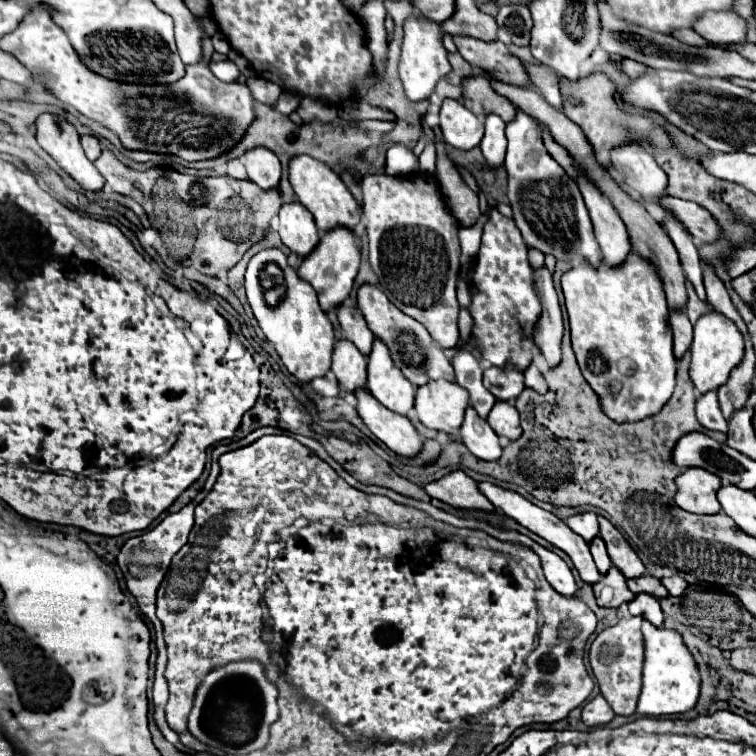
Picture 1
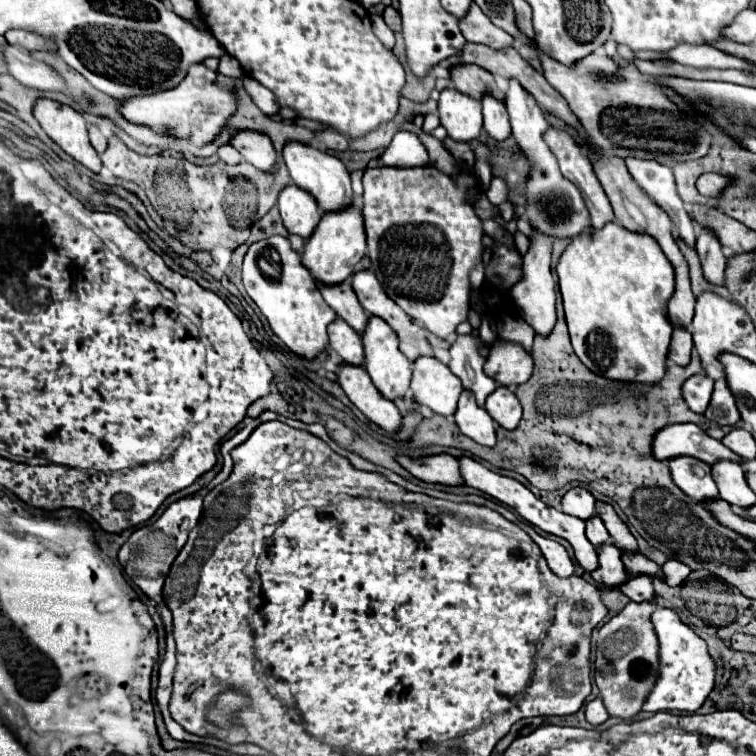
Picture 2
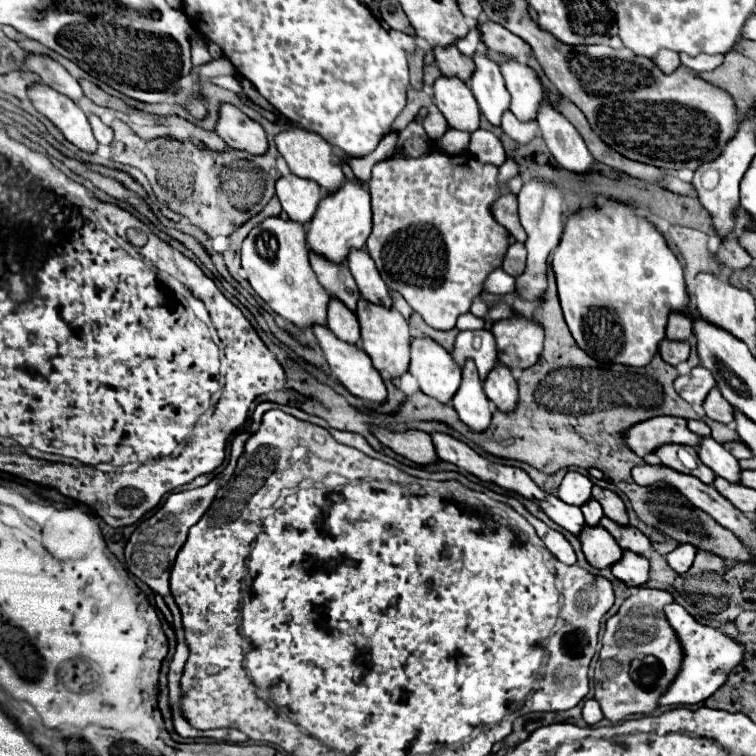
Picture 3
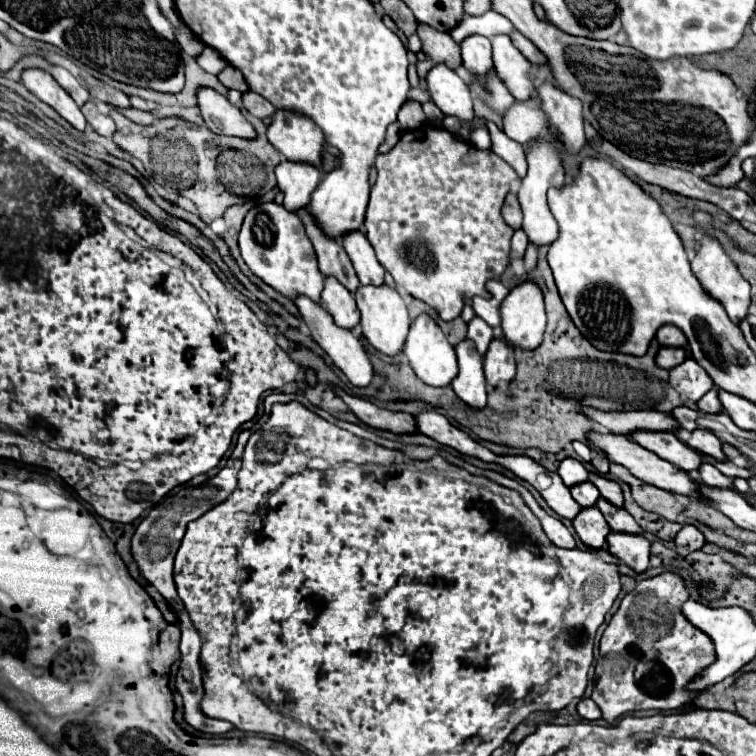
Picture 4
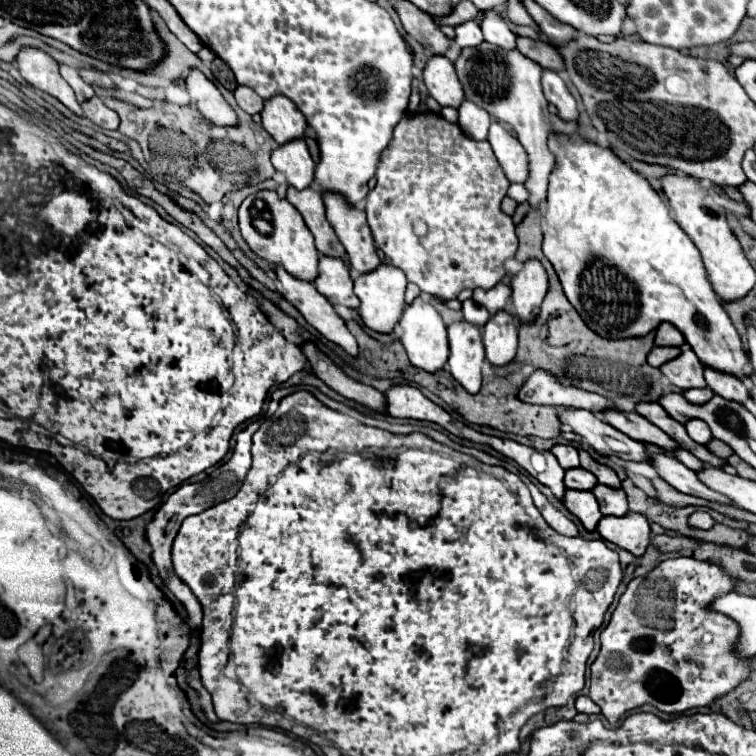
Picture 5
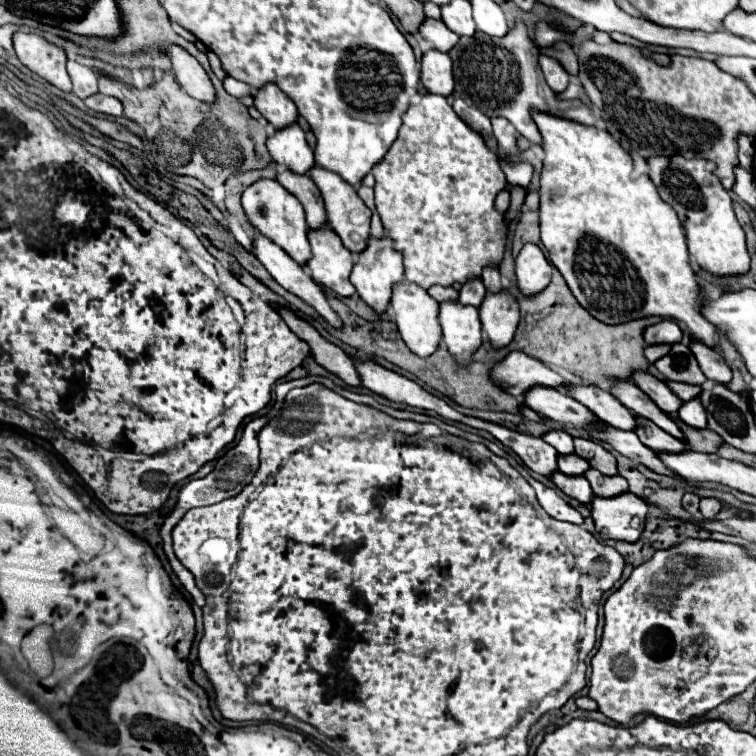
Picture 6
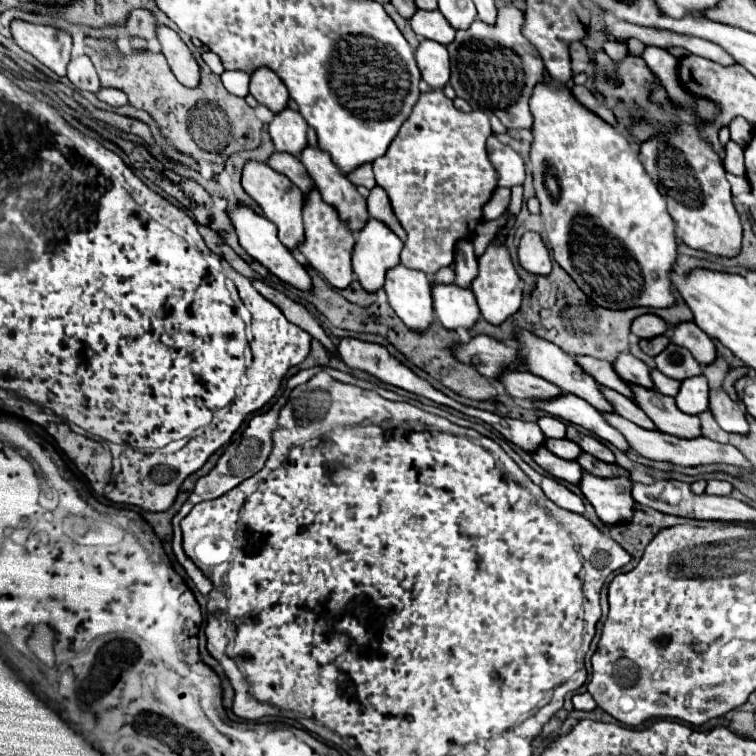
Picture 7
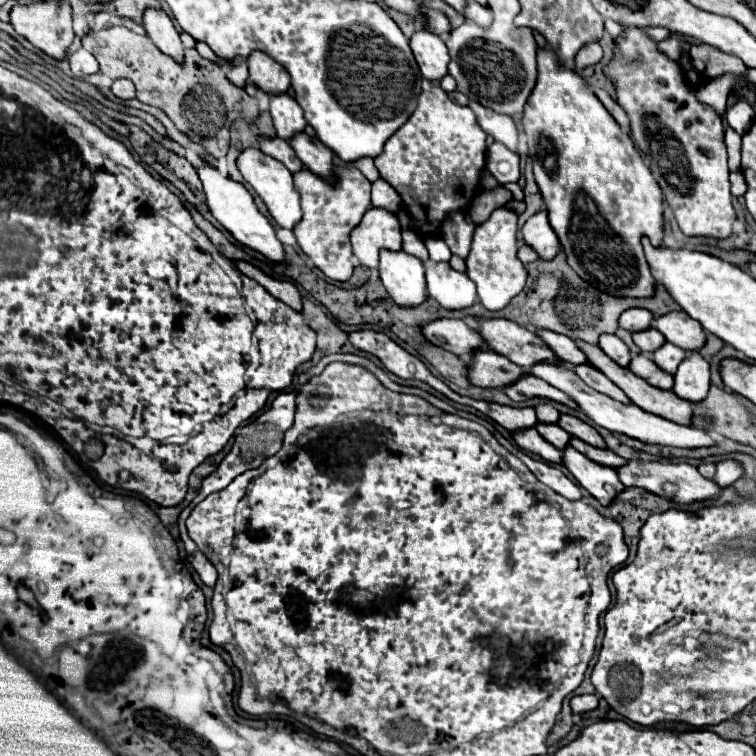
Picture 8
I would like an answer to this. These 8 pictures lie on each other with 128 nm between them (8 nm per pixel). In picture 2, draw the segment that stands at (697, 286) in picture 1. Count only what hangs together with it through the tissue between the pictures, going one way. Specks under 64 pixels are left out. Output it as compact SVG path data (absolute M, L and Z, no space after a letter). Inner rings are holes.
M628 158L624 162L626 162L632 178L638 182L638 186L656 202L656 206L660 206L670 216L672 224L676 226L678 238L688 248L696 248L694 224L684 208L684 202L680 200L680 196L676 192L672 170L664 164L658 164L656 160Z

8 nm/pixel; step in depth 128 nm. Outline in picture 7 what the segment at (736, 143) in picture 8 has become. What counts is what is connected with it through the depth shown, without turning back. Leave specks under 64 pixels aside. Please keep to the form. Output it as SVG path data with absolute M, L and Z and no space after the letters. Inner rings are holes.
M728 142L726 144L726 160L724 160L724 166L730 174L736 174L736 176L742 176L746 178L746 168L744 168L744 152L742 148L736 144L736 142Z

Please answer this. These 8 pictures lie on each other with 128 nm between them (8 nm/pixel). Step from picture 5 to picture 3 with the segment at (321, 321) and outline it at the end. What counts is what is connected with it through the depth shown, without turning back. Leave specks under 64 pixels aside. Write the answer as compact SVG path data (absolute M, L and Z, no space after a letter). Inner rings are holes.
M314 326L314 334L322 346L322 352L326 356L326 362L332 370L332 374L338 378L338 382L356 398L362 398L374 406L382 406L388 398L388 392L386 392L386 386L382 382L382 378L374 372L374 366L372 366L372 360L368 358L368 354L364 354L358 346L352 346L352 344L344 344L340 338L336 338L326 326Z

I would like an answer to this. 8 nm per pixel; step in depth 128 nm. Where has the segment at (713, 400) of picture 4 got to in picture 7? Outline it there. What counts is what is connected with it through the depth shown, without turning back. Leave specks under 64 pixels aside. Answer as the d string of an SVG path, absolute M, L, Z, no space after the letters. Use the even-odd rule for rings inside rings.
M652 370L652 380L656 384L656 390L660 390L666 396L676 396L676 392L680 390L680 382L676 382L676 380L660 374L658 370Z

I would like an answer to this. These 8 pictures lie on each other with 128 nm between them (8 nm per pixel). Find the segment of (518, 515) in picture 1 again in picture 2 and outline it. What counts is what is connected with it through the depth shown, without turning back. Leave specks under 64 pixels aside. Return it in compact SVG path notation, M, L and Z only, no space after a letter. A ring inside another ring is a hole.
M468 456L460 458L460 468L462 468L464 482L466 482L468 486L472 486L472 488L484 492L486 496L490 496L490 498L494 498L494 500L498 500L498 502L510 506L510 508L516 510L524 520L528 520L530 524L538 526L540 530L544 530L544 532L548 532L548 534L554 534L554 536L558 536L558 538L568 540L570 546L574 548L574 556L576 556L578 564L580 564L586 572L596 570L596 564L598 564L596 548L592 548L592 544L588 542L588 538L586 538L586 534L584 534L584 522L582 522L582 520L578 520L578 518L574 518L574 516L566 516L564 512L558 512L558 510L546 506L542 500L538 500L538 498L536 498L526 486L522 486L518 480L508 478L508 476L502 476L502 474L496 474L496 472L484 468L480 462L476 462L476 460L468 458Z

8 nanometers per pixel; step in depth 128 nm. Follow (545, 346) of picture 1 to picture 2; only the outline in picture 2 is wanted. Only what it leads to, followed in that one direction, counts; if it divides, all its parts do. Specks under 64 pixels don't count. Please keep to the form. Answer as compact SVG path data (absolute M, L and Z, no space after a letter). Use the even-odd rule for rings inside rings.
M534 230L530 250L524 256L524 280L520 280L510 292L518 308L518 314L534 328L538 336L548 336L548 332L552 332L556 324L556 284L550 270L550 252L552 252L552 238Z

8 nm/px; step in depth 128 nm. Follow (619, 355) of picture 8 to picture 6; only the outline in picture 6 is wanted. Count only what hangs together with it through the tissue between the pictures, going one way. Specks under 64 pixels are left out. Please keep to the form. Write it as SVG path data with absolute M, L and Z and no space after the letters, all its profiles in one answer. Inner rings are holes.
M636 372L634 382L636 382L638 388L642 388L666 414L678 416L678 410L680 410L682 400L680 400L662 380L654 378L654 376L648 374L648 372Z

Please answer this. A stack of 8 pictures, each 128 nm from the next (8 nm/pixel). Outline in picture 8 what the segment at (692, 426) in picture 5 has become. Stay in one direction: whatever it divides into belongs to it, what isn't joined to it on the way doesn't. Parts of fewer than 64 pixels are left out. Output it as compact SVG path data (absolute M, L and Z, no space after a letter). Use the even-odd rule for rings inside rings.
M688 352L686 360L678 366L672 392L692 404L704 400L710 388L710 366L698 352Z

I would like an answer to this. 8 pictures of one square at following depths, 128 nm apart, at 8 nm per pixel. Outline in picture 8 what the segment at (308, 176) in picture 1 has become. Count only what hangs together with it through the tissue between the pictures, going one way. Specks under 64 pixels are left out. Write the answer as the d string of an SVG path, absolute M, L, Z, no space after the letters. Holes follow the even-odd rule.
M252 52L252 56L248 58L248 68L250 68L250 82L258 90L270 96L288 92L290 88L288 72L264 52Z

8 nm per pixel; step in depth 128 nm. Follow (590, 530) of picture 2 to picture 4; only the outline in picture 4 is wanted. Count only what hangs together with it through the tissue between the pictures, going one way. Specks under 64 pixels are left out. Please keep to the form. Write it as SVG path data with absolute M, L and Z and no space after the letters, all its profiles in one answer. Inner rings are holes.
M592 482L578 484L578 486L574 486L570 492L572 492L572 498L574 498L582 508L596 506L596 500L600 498L600 492L598 492L598 488L594 488Z

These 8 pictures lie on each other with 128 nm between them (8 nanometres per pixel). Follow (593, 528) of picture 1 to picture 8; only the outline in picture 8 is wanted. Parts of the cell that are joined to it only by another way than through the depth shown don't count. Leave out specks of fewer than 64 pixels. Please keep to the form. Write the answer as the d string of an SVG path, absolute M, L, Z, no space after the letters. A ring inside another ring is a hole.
M540 402L536 406L536 416L542 424L558 424L558 418L560 418L558 410L550 402Z

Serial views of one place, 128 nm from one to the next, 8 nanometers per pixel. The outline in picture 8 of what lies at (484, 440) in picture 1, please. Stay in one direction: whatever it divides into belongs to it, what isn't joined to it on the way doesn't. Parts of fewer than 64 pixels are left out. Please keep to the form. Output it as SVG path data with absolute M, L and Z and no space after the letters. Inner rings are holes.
M448 262L430 264L426 268L428 294L446 310L464 310L478 302L476 284L472 280L450 268Z

